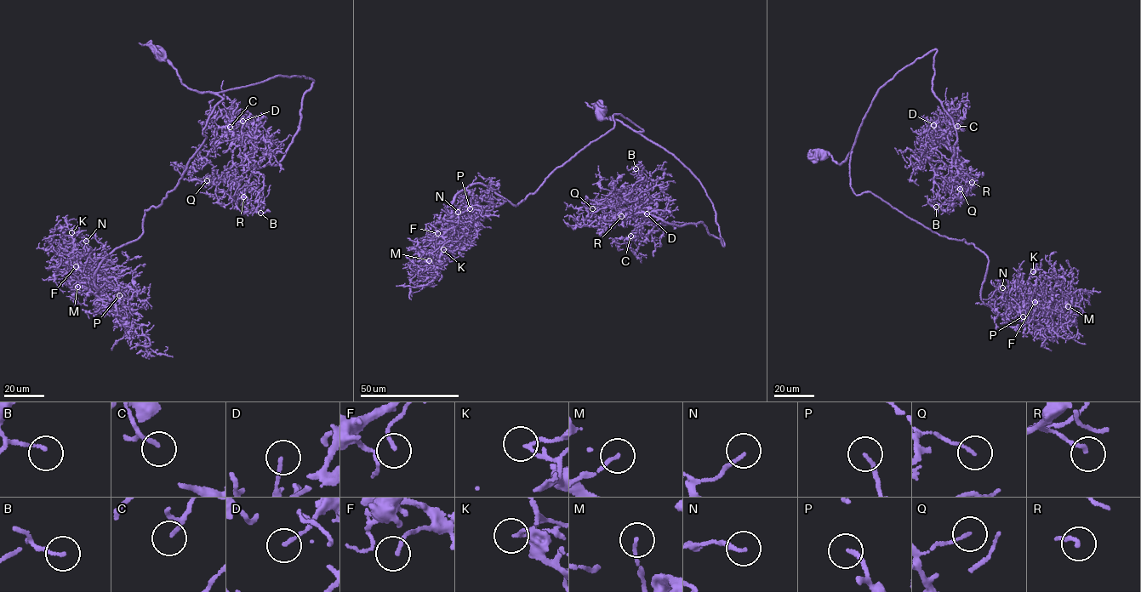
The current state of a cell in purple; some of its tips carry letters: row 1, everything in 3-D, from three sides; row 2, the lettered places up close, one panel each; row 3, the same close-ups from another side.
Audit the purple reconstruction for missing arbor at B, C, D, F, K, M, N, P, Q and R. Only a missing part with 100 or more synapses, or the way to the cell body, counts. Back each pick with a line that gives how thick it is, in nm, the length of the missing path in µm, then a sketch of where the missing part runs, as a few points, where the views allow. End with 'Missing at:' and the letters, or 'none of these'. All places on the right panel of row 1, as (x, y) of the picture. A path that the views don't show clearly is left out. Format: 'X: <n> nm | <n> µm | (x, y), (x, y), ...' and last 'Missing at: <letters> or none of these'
K: 120 nm | 40 µm | (1033, 271), (1029, 278), (1022, 279), (1026, 283), (1031, 284), (1041, 265), (1048, 256)
Missing at: K

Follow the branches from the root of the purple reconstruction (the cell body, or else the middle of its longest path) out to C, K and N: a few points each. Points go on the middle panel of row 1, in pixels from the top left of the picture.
C: (599, 110), (689, 170), (724, 245), (701, 221), (643, 213), (650, 219), (630, 236)
K: (599, 110), (643, 130), (614, 114), (611, 129), (516, 206), (470, 184), (441, 222), (443, 249)
N: (599, 110), (643, 130), (614, 114), (611, 129), (516, 206), (475, 183), (441, 222), (456, 224), (458, 212)

